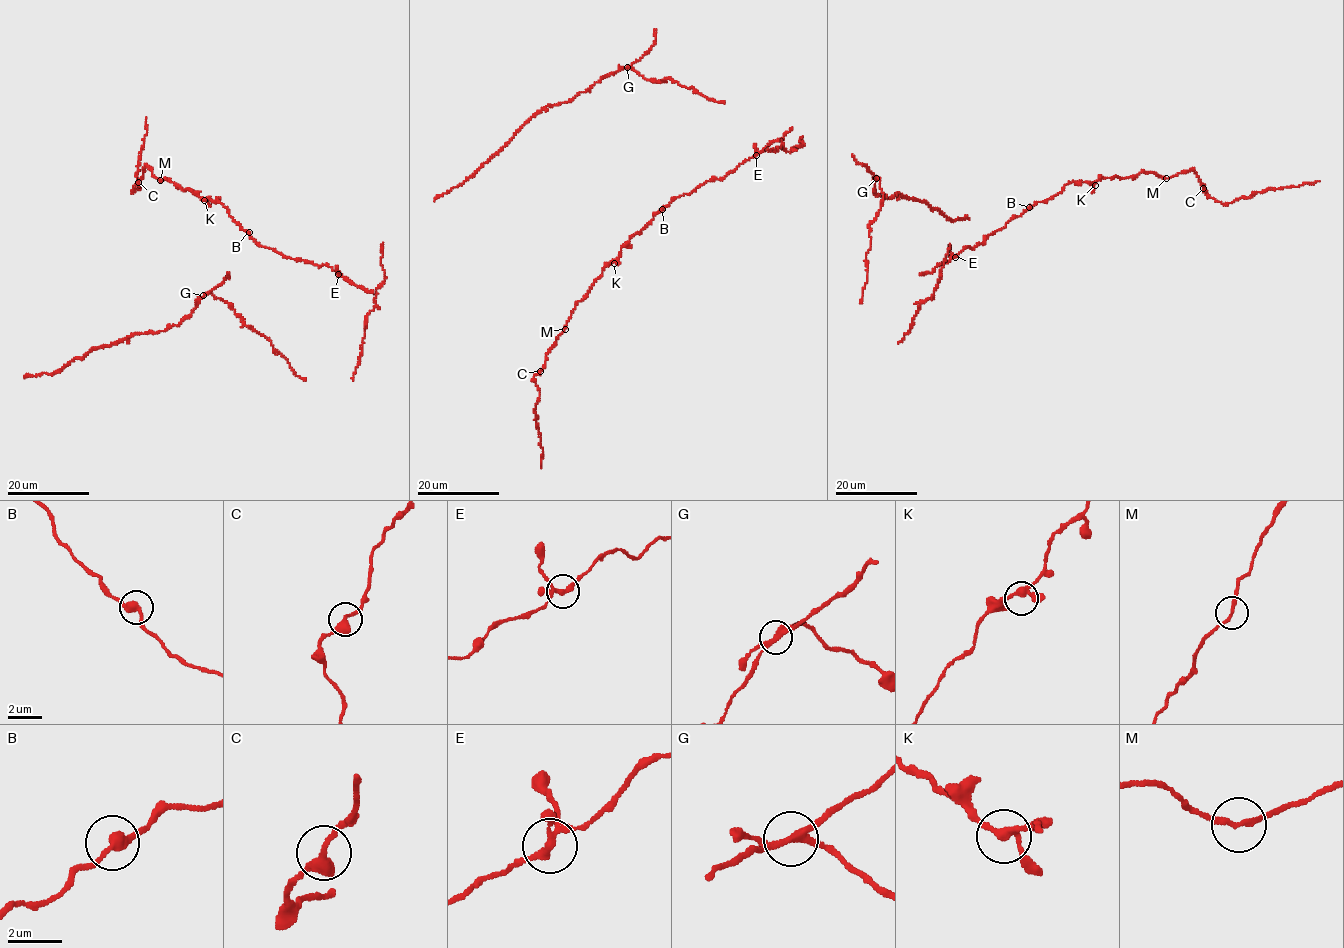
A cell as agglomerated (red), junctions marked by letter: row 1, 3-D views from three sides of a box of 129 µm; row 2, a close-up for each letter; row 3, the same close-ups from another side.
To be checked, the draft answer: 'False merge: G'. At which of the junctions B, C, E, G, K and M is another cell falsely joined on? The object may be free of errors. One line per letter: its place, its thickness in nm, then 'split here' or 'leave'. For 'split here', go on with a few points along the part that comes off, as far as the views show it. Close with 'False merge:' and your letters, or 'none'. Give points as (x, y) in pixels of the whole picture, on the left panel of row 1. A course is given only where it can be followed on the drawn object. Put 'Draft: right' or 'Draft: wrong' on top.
Draft: right
B: at (249, 232); 360 nm thick; leave
C: at (138, 182); 320 nm thick; leave
E: at (338, 274); 240 nm thick; leave
G: at (203, 295); 240 nm thick; split here; foreign part runs (203, 295), (190, 316), (179, 324), (164, 330), (131, 334), (94, 348), (52, 373), (24, 378)
K: at (204, 200); 240 nm thick; leave
M: at (160, 180); 170 nm thick; leave
False merge: G

